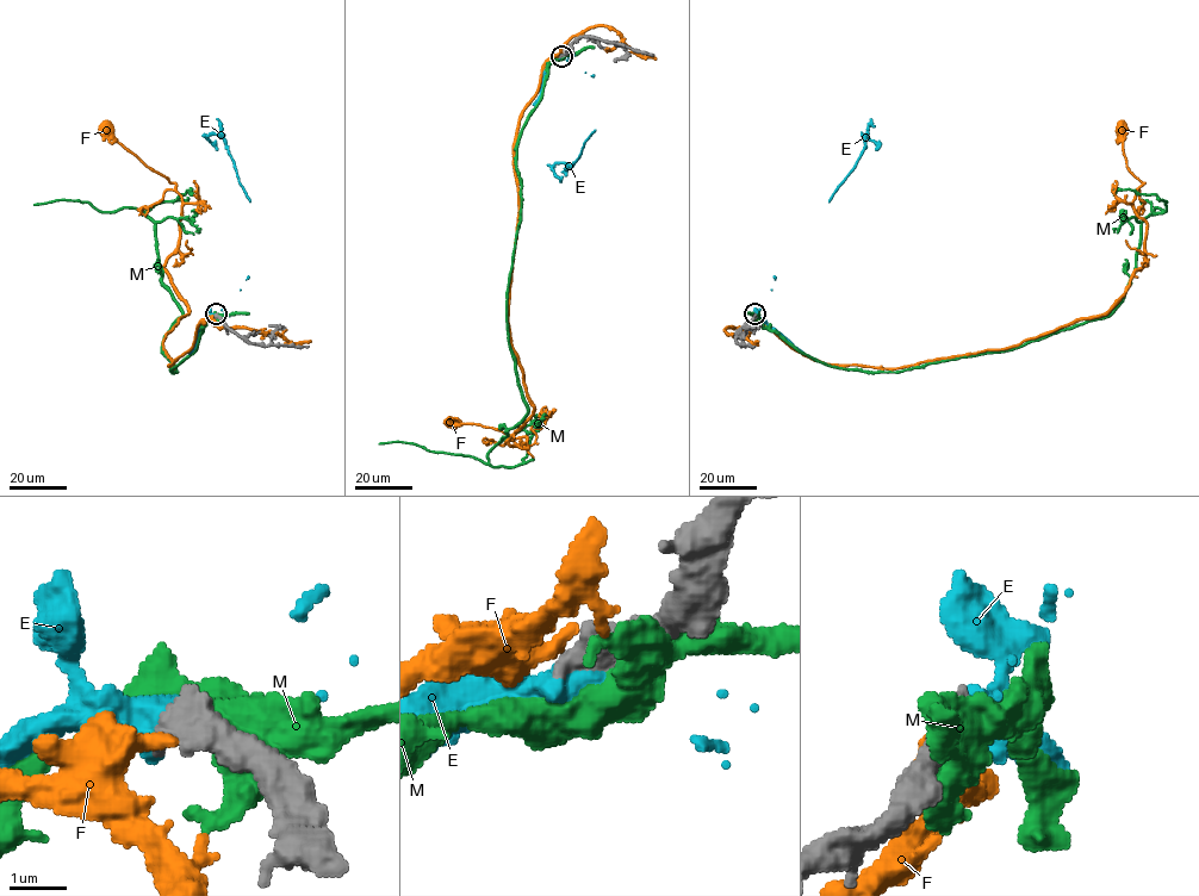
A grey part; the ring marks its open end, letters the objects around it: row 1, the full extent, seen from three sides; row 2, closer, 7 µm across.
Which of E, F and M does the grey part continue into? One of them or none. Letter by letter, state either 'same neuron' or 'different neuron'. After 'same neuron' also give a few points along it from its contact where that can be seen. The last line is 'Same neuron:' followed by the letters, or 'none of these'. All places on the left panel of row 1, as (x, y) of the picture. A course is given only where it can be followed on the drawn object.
E: different neuron
F: different neuron
M: different neuron
Same neuron: none of these

